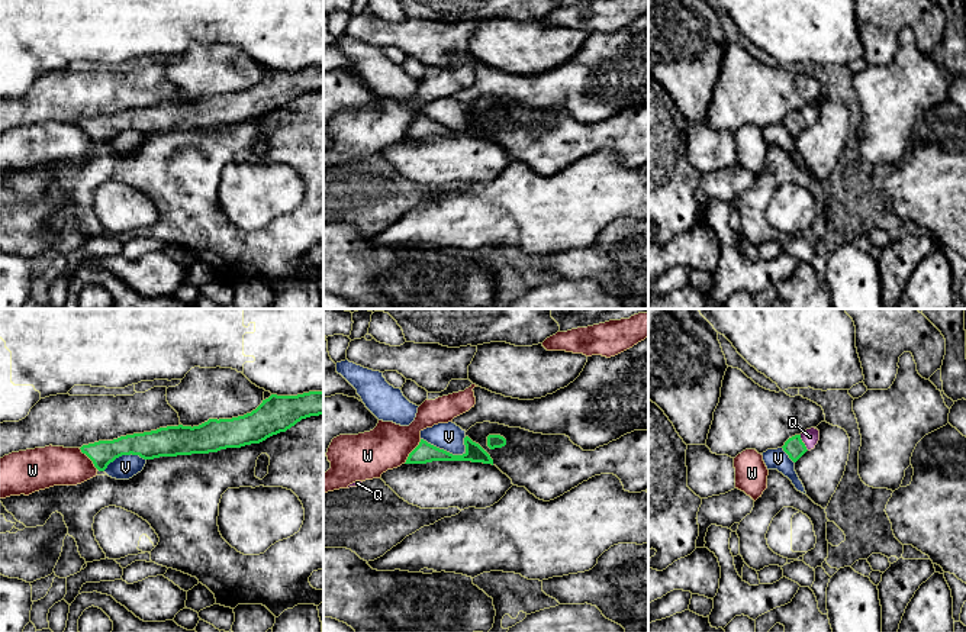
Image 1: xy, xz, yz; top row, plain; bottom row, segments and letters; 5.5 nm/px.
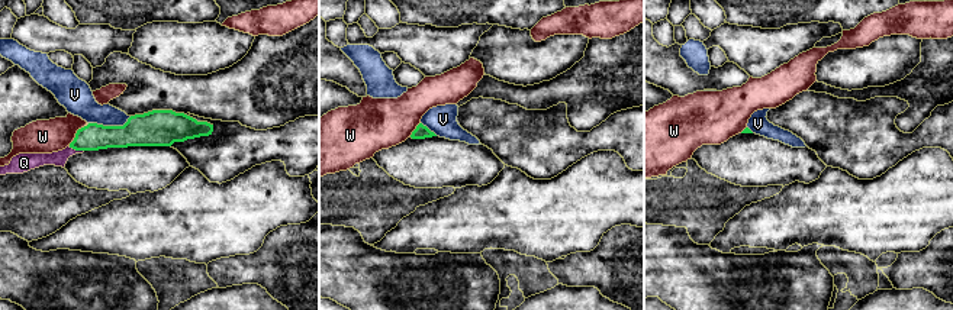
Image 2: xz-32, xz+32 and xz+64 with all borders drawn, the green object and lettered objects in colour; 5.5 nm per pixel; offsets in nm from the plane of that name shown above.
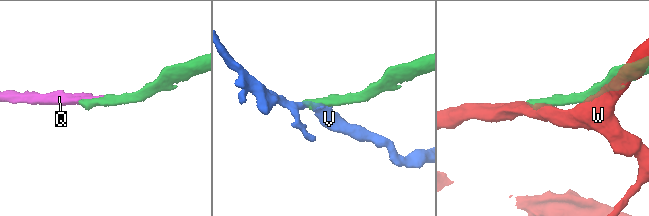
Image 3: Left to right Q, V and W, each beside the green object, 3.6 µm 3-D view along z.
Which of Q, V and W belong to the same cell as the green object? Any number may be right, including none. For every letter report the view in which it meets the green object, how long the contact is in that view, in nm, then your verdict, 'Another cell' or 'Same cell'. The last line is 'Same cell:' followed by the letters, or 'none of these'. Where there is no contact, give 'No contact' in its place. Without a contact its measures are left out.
Q: Touches green in yz. Shared border 100 nm. Same cell
V: Touches green in xz. Shared border 260 nm. Another cell
W: Touches green in xz. Shared border 170 nm. Another cell
Same cell: Q

